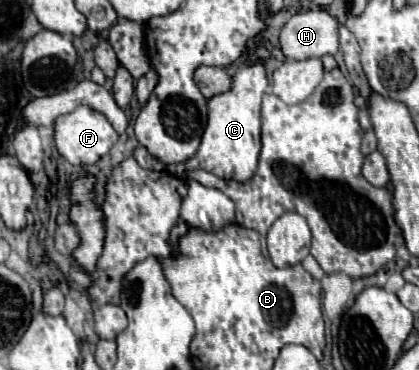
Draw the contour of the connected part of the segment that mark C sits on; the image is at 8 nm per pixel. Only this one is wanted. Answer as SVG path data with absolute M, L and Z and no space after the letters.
M256 60L250 66L240 66L236 74L232 76L230 90L212 96L208 100L208 124L202 134L202 142L198 152L172 168L166 166L166 170L178 178L186 178L190 170L202 168L206 172L212 172L222 178L234 178L234 180L248 180L258 166L258 154L260 154L260 100L268 92L268 78L266 78L266 66L262 60Z

